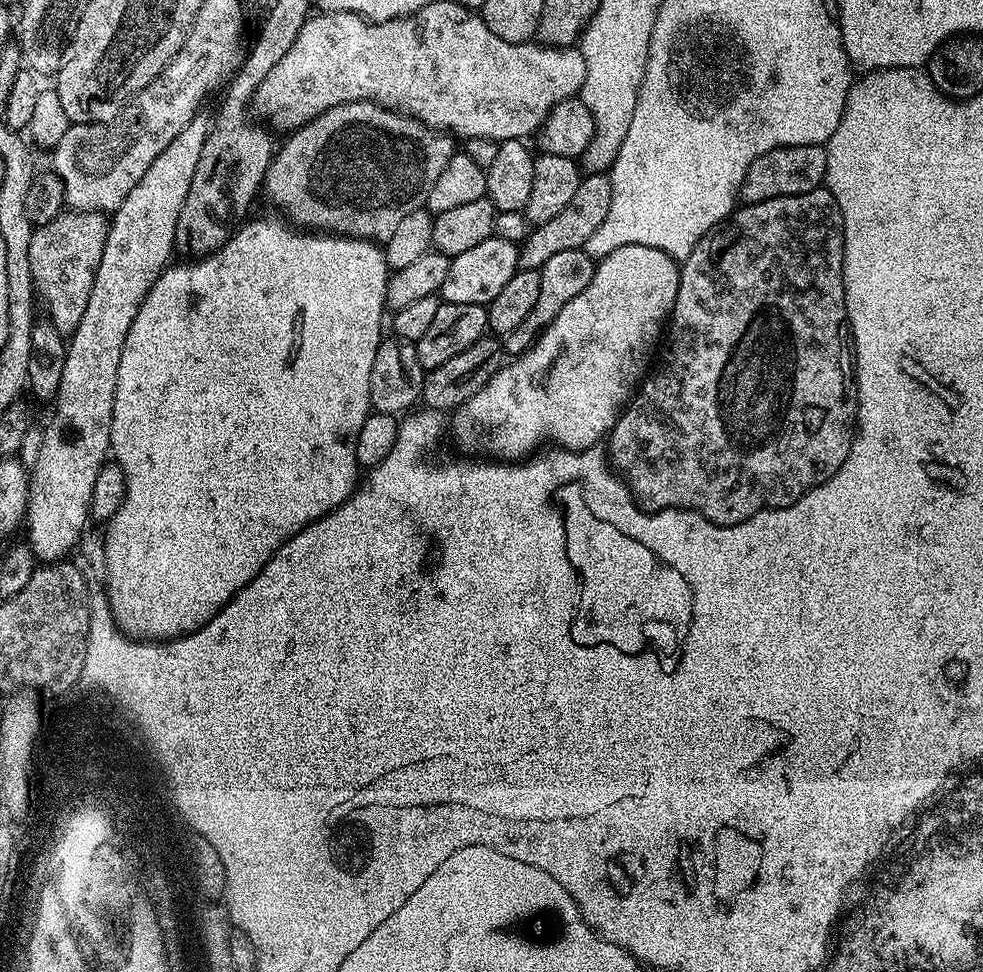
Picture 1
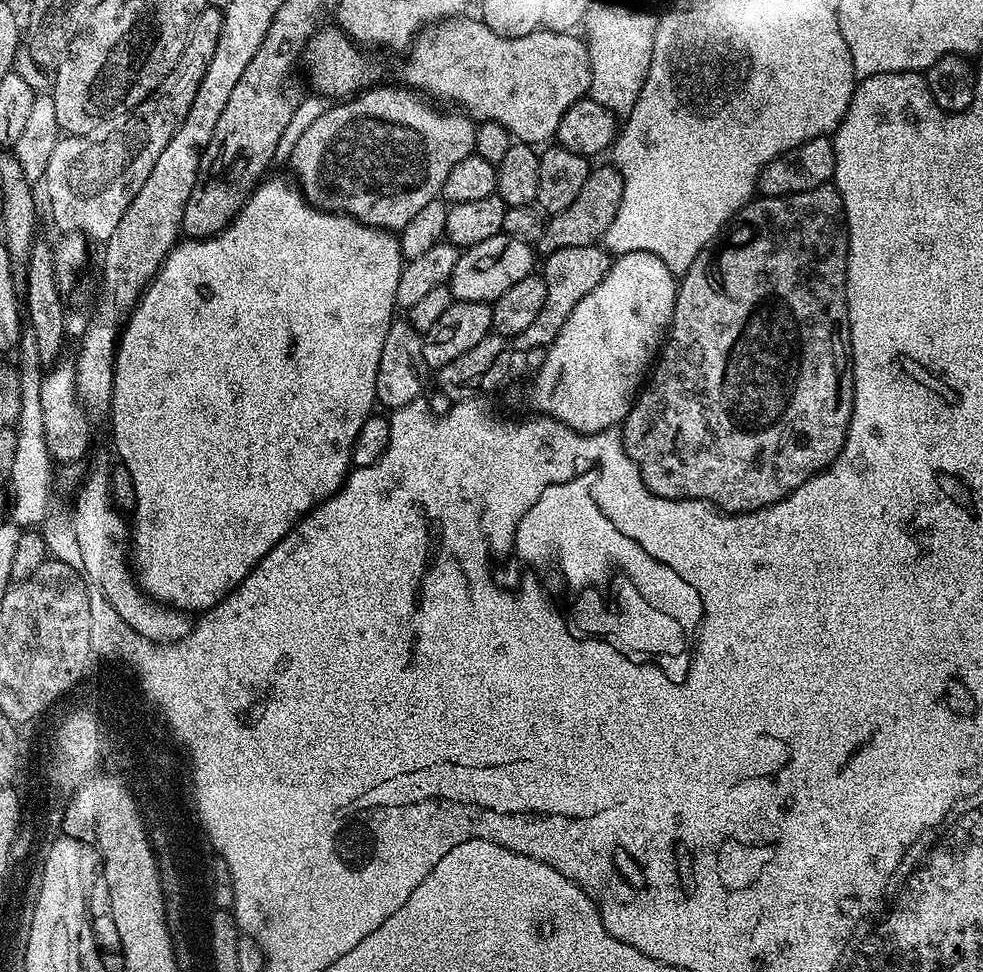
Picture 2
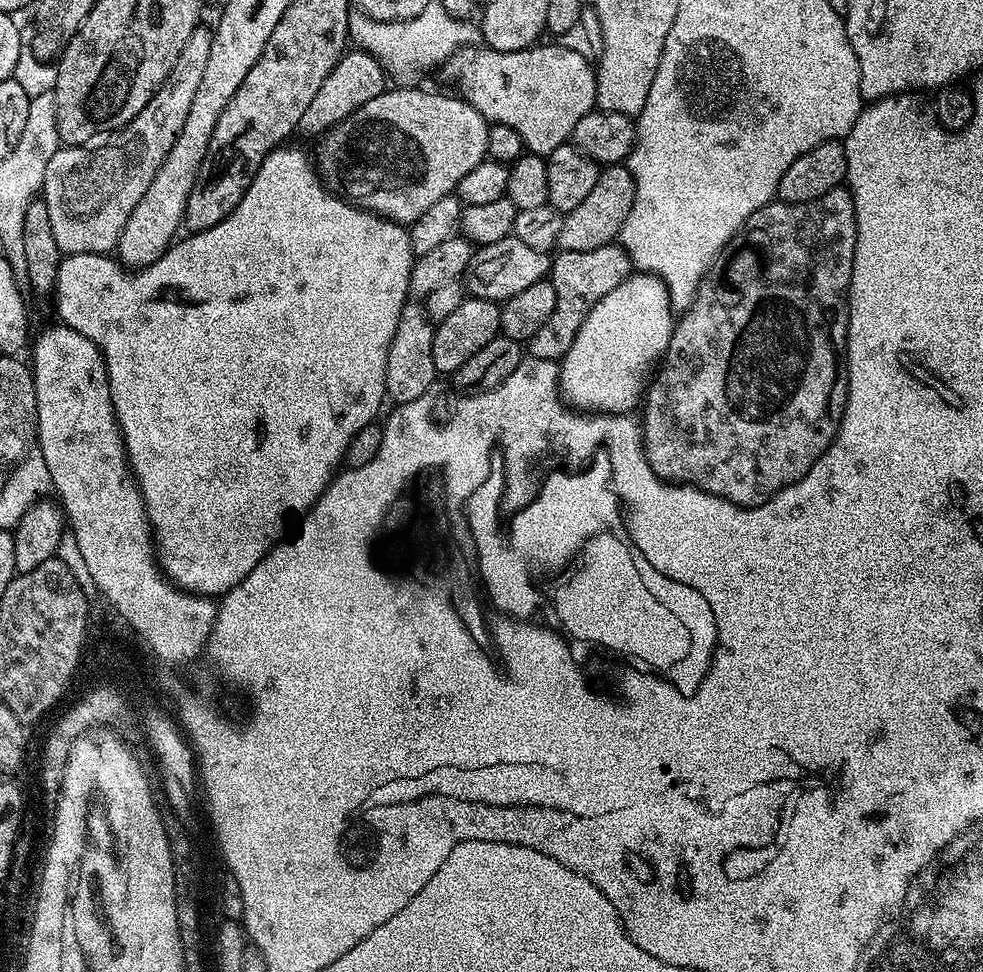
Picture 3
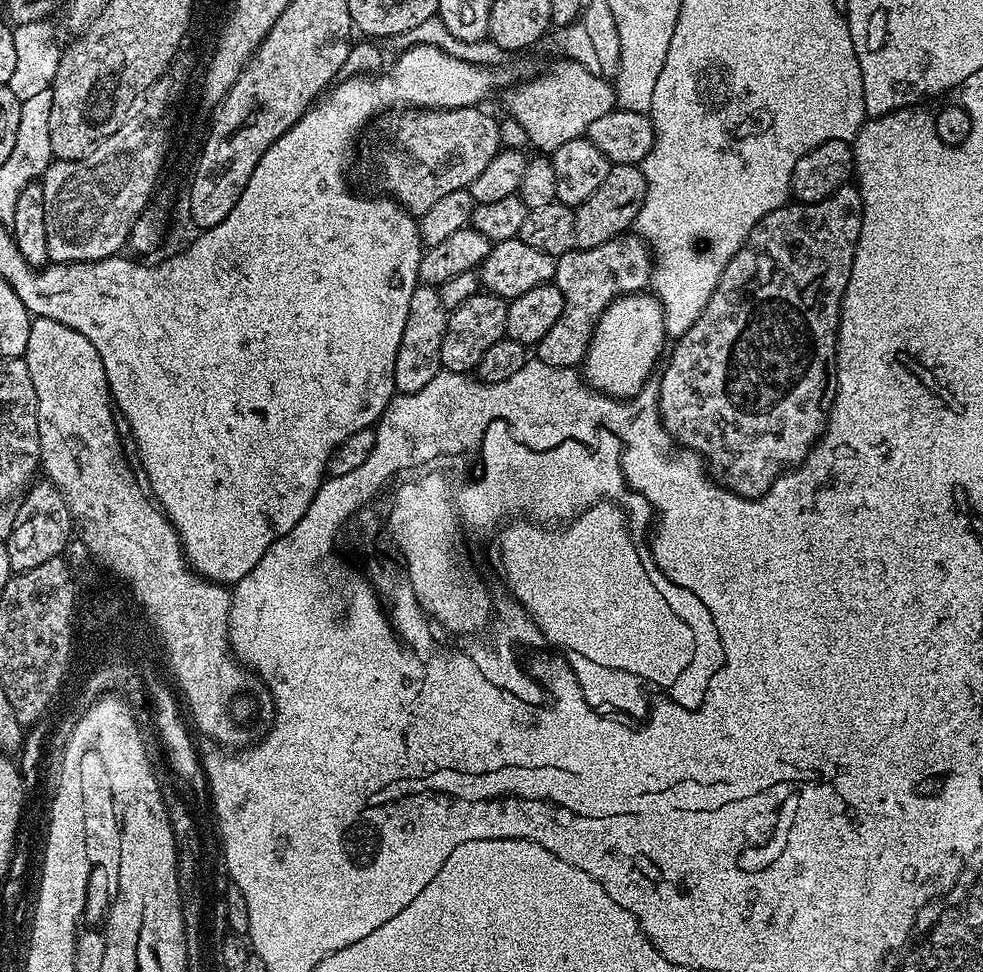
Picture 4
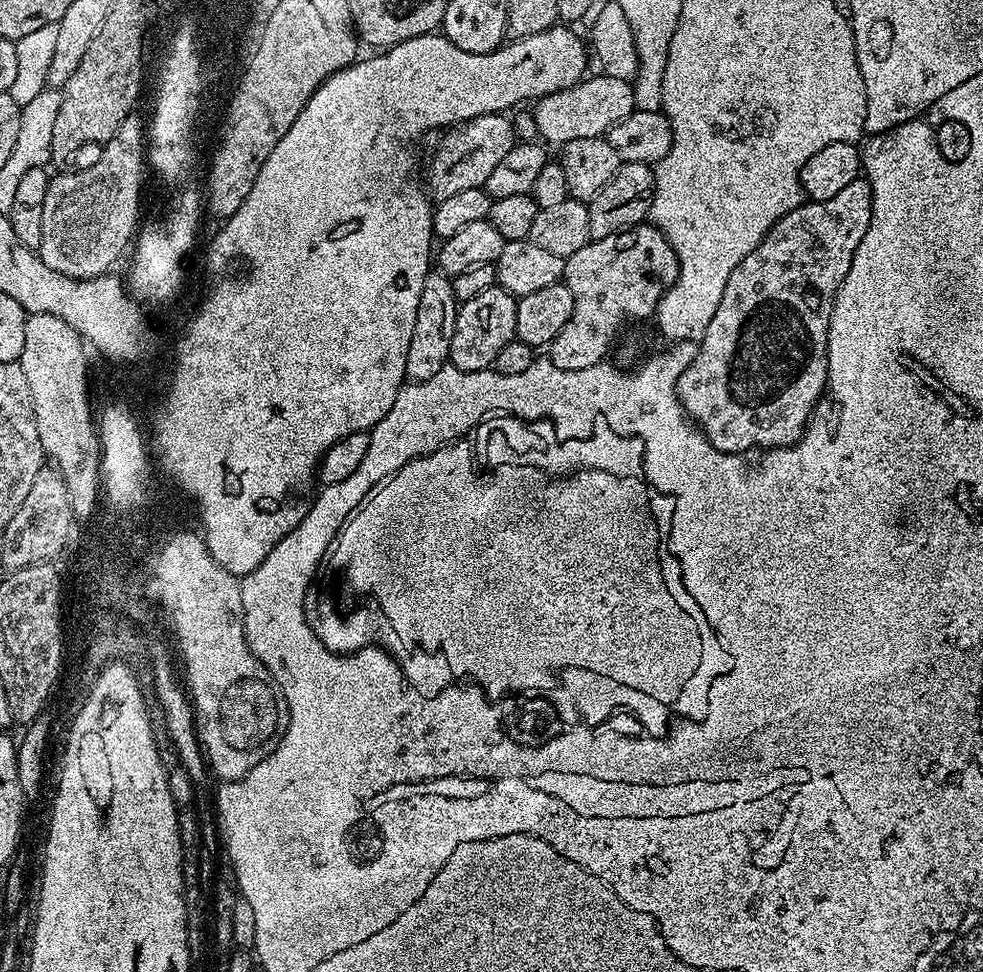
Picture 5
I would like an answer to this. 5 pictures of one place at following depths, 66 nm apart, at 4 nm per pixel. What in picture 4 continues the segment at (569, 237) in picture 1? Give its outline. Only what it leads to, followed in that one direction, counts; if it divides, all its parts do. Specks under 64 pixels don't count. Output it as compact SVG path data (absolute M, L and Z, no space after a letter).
M612 164L606 174L606 182L575 209L574 238L576 248L593 248L610 242L616 236L625 235L635 225L638 210L646 202L646 178L643 167L634 164Z

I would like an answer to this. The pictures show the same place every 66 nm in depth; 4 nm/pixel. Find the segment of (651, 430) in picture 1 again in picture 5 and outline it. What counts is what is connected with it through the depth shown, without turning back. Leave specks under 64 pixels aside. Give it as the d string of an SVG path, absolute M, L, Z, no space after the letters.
M861 178L850 182L850 186L842 186L842 190L838 190L838 194L834 194L834 198L826 198L819 202L805 202L800 204L794 210L790 210L790 214L786 214L782 218L778 218L778 222L774 222L771 230L762 238L762 242L758 246L754 246L754 250L750 250L750 254L746 254L746 258L742 258L742 262L738 262L738 266L734 266L734 274L730 274L730 278L726 282L726 290L722 290L722 302L718 302L718 310L714 310L714 318L710 318L710 324L706 326L703 336L698 341L698 347L694 358L690 362L690 366L686 366L686 370L682 370L682 374L676 383L676 396L680 400L680 405L684 407L688 414L689 421L695 422L700 431L707 436L710 443L718 450L723 452L734 452L737 454L751 453L751 448L767 450L770 448L785 448L791 444L797 444L800 436L804 432L804 427L808 425L808 420L812 417L812 411L816 409L816 404L824 395L824 388L828 384L828 327L830 326L830 314L832 313L832 303L836 297L836 291L842 286L842 282L846 278L846 274L850 272L850 264L854 262L854 254L858 250L858 242L862 242L862 234L866 234L866 230L870 226L870 218L872 217L872 187L869 186L867 179Z

